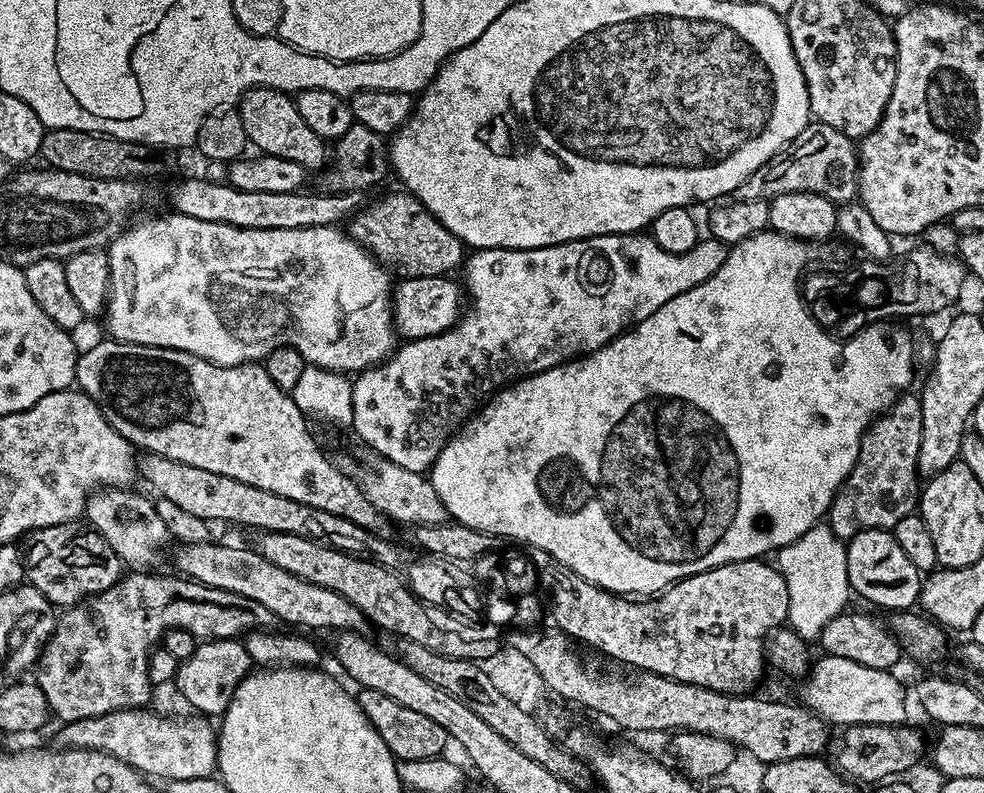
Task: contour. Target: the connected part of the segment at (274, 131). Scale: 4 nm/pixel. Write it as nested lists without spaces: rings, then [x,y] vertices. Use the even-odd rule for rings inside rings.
[[[256,87],[246,91],[238,101],[238,111],[246,129],[249,143],[263,155],[287,158],[298,162],[310,172],[325,167],[328,160],[327,143],[315,134],[298,114],[295,101],[284,92],[268,87]]]

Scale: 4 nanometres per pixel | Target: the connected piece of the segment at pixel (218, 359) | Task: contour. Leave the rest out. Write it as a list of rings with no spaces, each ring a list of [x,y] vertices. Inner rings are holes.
[[[169,211],[167,215],[152,216],[149,220],[138,221],[136,225],[133,223],[125,227],[124,231],[107,245],[110,278],[106,297],[106,316],[108,312],[107,335],[111,339],[121,340],[123,344],[182,350],[222,366],[263,361],[264,357],[272,353],[277,346],[284,345],[296,348],[298,354],[304,359],[305,365],[316,370],[341,374],[359,374],[365,368],[381,363],[392,355],[394,351],[394,343],[392,344],[392,336],[394,337],[393,277],[389,269],[373,260],[368,251],[357,240],[353,240],[347,231],[336,226],[299,228],[298,230],[235,228],[222,222],[202,222],[202,218],[190,218],[183,216],[181,212]]]

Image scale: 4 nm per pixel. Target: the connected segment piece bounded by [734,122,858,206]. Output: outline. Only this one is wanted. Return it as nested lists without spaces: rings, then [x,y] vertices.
[[[810,122],[788,144],[787,148],[771,161],[767,167],[754,170],[742,186],[738,186],[734,193],[737,200],[772,200],[778,194],[794,194],[795,192],[813,192],[822,194],[827,200],[837,206],[847,205],[858,192],[858,148],[853,137],[834,130],[834,126],[826,126],[819,122]]]

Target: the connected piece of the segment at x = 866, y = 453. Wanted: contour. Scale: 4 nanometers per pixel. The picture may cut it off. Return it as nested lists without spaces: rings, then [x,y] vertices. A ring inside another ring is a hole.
[[[904,394],[904,395],[901,395],[900,399],[897,400],[896,403],[893,404],[892,407],[889,408],[887,412],[877,416],[876,419],[873,420],[872,425],[870,427],[868,427],[868,431],[865,432],[864,437],[862,437],[860,439],[860,449],[858,450],[858,460],[856,462],[854,462],[854,468],[852,470],[850,470],[850,474],[846,478],[846,482],[838,490],[838,494],[834,498],[834,502],[832,503],[832,505],[830,507],[828,507],[826,523],[827,523],[828,527],[830,527],[834,530],[834,534],[836,535],[836,537],[838,537],[838,539],[845,541],[845,542],[851,540],[852,535],[854,535],[855,532],[858,531],[857,525],[859,525],[860,528],[886,528],[889,530],[895,530],[896,527],[898,526],[898,522],[902,522],[902,518],[906,518],[907,516],[913,515],[914,509],[917,507],[917,504],[918,504],[918,484],[917,484],[917,488],[916,488],[916,480],[918,481],[918,473],[916,470],[916,467],[918,466],[918,446],[922,446],[922,414],[920,413],[920,402],[919,402],[919,399],[917,399],[917,397],[915,395],[912,397],[912,394]],[[848,515],[852,515],[853,518],[857,520],[857,522],[858,522],[857,525],[847,524],[846,521],[840,520],[840,516],[848,516]]]

